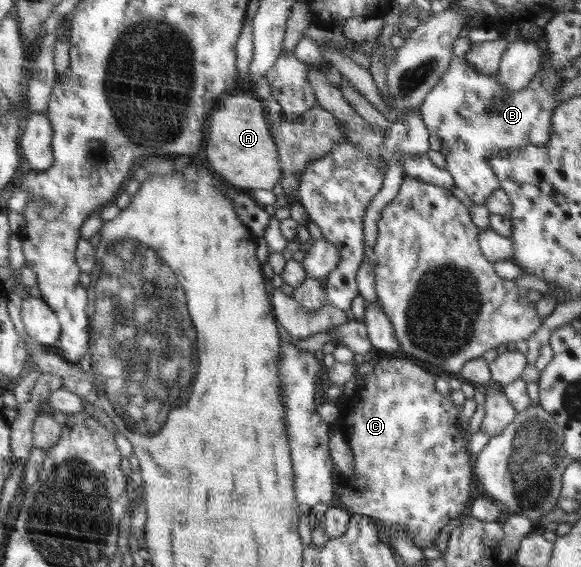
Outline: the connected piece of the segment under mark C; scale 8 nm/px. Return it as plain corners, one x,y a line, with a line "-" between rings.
398,355
392,357
390,360
381,360
375,364
375,369
366,376
362,377
362,384
357,384
354,393
347,397
347,405
339,410
339,419
341,425
338,425
342,436
350,445
354,458
354,473
347,478
343,476
343,480
336,482
335,493
338,494
338,500
342,504
342,509
346,509
349,513
360,514
372,517
379,523
379,527
383,536
391,536
395,530
401,530
413,541
413,543
420,549
428,547
435,547
436,540
440,534
440,530
450,522
453,518
461,516
468,511
466,502
470,500
470,484
472,484
472,464
474,463
474,456
469,452
469,441
465,439
467,434
468,423
460,419
461,410
452,403
450,395
436,391
436,376
425,371
422,367
409,360
405,355

